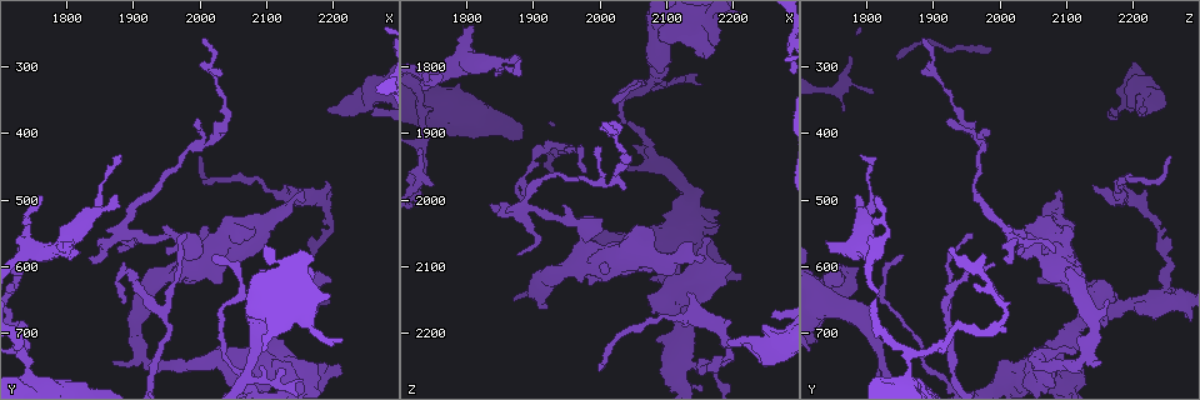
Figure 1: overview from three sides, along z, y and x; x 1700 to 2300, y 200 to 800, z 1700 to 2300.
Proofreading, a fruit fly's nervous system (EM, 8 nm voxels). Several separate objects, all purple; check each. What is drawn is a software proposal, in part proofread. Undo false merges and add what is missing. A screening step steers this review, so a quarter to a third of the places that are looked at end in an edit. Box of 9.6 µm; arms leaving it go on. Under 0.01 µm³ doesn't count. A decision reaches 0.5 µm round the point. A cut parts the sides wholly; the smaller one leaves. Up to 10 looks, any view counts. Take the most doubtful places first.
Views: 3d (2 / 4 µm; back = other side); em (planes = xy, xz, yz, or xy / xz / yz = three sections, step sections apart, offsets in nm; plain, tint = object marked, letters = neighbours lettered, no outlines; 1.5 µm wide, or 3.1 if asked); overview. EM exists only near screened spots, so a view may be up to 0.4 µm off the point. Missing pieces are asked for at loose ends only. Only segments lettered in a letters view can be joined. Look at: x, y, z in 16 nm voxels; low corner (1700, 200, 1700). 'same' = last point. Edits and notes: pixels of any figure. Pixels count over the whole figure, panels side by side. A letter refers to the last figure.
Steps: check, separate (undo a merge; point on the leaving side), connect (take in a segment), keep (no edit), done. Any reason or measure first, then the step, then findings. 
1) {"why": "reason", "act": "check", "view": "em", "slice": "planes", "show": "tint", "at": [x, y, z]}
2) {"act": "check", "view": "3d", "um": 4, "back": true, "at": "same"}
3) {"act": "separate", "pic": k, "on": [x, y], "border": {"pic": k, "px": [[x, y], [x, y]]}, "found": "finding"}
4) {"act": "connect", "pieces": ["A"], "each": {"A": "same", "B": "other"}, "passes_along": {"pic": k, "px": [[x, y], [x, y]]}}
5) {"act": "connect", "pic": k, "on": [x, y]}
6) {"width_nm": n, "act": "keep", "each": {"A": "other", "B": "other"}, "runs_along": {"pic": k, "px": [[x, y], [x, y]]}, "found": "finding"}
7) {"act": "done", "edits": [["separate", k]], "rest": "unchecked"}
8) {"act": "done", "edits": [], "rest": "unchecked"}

{"why": "free end", "act": "check", "view": "em", "slice": "planes", "show": "letters", "at": [2195, 365, 2215]}

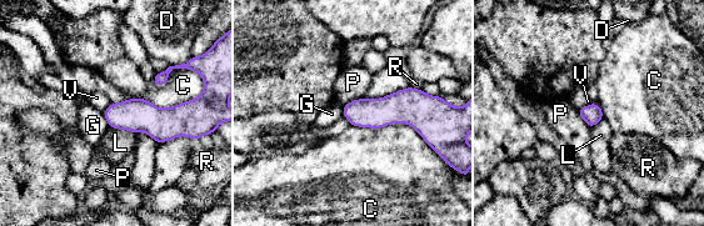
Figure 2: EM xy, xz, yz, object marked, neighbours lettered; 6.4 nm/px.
{"act": "keep", "each": {"C": "other", "D": "other", "G": "other", "L": "other", "P": "other", "R": "other", "V": "other"}, "border": {"pic": 2, "px": [[598, 104], [590, 103], [578, 110]]}, "found": "no lettered segment goes on from it"}

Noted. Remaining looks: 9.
{"why": "branch stops here", "act": "check", "view": "em", "slice": "xz", "step": 8, "show": "tint", "at": [1925, 655, 2165]}

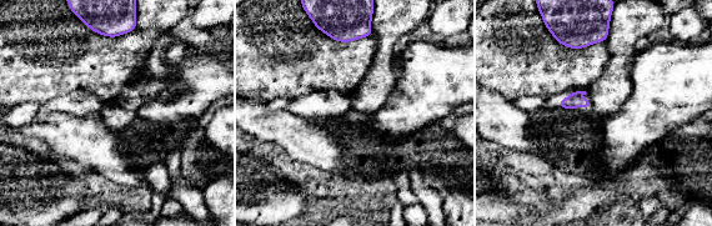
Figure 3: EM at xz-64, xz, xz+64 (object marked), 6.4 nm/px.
{"act": "check", "view": "em", "slice": "planes", "show": "letters", "at": "same"}

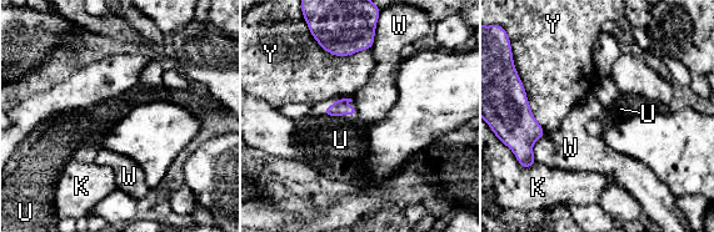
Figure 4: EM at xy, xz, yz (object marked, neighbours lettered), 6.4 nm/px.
{"longest_contact_nm": ["Y", 340], "act": "keep", "each": {"K": "other", "U": "other", "W": "other", "Y": "other"}, "border": {"pic": 4, "px": [[544, 131], [533, 145], [535, 161]]}, "found": "none of them fits"}

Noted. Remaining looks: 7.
{"why": "an open end", "act": "check", "view": "3d", "um": 4, "at": [1760, 490, 1815]}

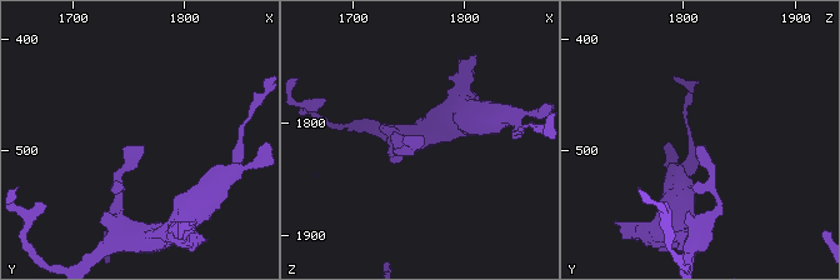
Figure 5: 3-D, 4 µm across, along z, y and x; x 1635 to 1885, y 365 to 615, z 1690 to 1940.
{"why": "need the tissue", "act": "check", "view": "em", "slice": "planes", "show": "letters", "at": [1764, 496, 1816]}

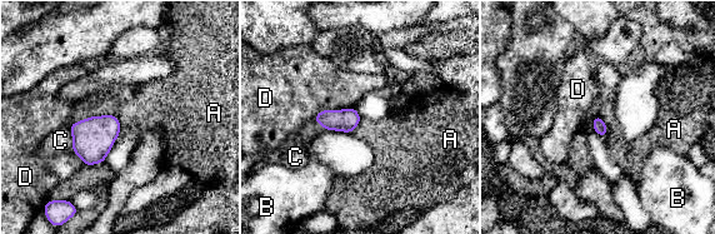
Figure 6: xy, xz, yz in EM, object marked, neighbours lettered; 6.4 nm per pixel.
{"width_nm": 90, "act": "keep", "each": {"A": "other", "B": "other", "C": "other", "D": "other"}, "found": "none of them fits"}

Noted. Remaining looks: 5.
{"why": "branch stops here", "act": "check", "view": "3d", "um": 2, "at": [2075, 725, 2120]}

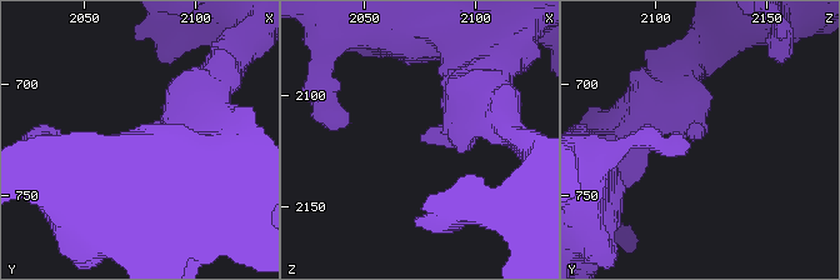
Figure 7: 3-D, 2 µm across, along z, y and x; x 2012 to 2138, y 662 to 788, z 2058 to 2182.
{"why": "shape alone is not enough", "act": "check", "view": "em", "slice": "xy", "step": 8, "show": "letters", "at": [2076, 723, 2122]}

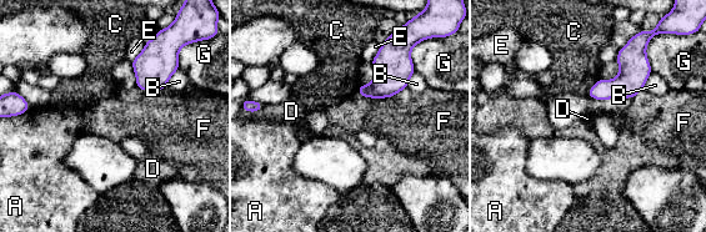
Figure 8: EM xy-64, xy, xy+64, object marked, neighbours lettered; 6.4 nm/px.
{"act": "keep", "each": {"A": "other", "B": "other", "C": "other", "D": "other", "E": "other", "F": "other", "G": "other"}, "border": {"pic": 8, "px": [[599, 77], [586, 94]]}, "found": "no lettered segment goes on from it"}

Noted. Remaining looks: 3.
{"act": "done", "edits": [], "rest": "unchecked"}

